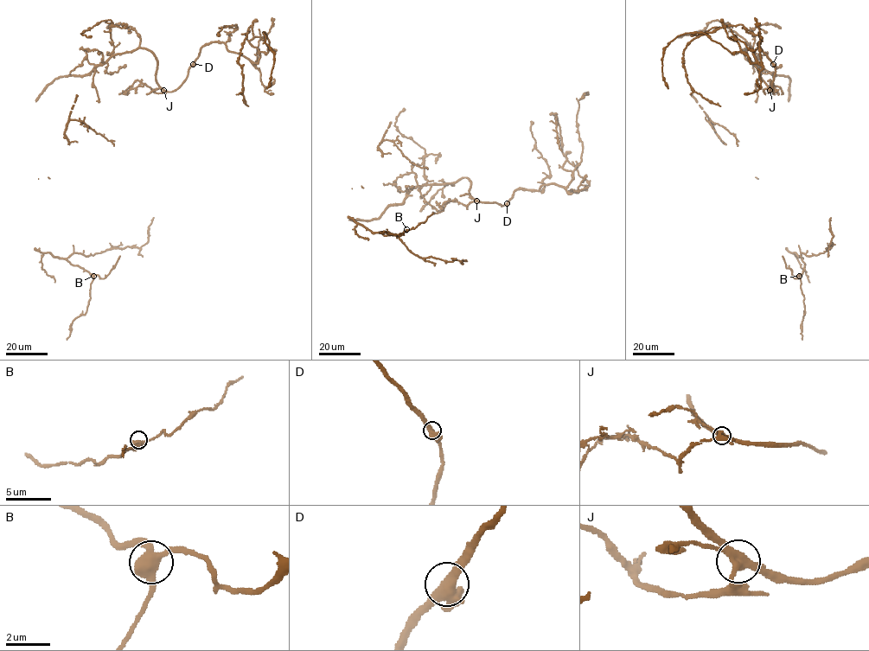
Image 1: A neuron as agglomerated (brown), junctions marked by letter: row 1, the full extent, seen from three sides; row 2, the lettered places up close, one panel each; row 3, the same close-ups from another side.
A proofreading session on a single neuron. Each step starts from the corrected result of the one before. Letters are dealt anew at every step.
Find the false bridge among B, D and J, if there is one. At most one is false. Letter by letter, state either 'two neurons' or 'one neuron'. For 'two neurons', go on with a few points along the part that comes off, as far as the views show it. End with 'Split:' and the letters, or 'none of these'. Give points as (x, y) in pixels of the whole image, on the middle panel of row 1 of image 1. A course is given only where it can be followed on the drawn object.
B: one neuron
D: one neuron
J: two neurons; foreign part runs (476, 201), (466, 206), (450, 201), (438, 213), (432, 212)
Split: J

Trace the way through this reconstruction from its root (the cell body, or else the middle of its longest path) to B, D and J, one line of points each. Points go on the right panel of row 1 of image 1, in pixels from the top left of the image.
B: (762, 68), (757, 102), (733, 133), (709, 119), (717, 136), (758, 179), (785, 247), (805, 264), (799, 276)
D: (762, 68), (750, 47), (747, 50), (749, 58), (771, 92), (775, 73), (773, 63)
J: (762, 68), (750, 47), (747, 54), (769, 90)

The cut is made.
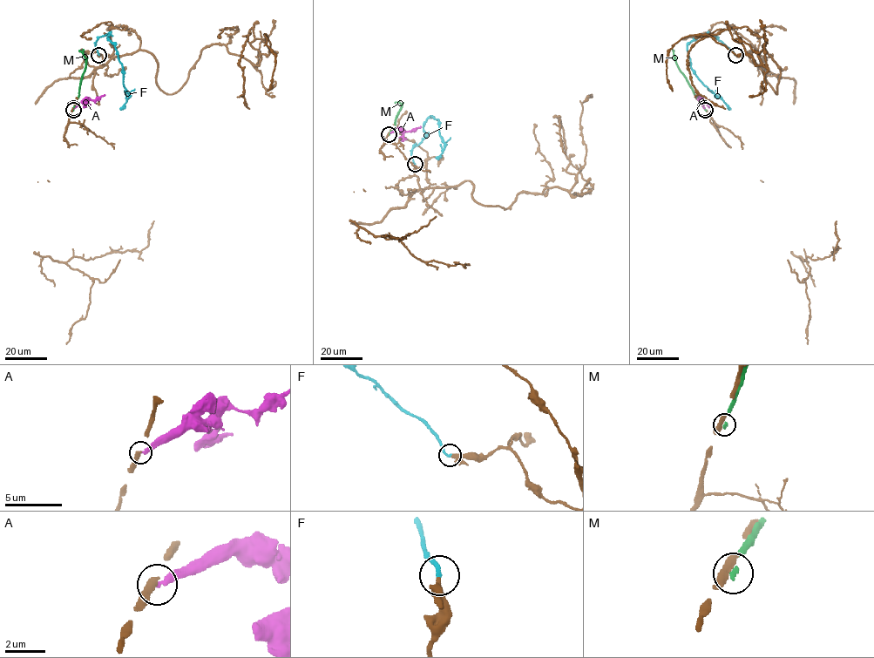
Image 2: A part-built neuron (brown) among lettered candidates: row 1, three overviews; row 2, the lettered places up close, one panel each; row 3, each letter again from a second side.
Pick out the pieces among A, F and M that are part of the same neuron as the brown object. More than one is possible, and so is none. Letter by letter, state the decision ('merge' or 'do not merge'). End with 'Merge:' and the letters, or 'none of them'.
A: do not merge
F: merge
M: do not merge
Merge: F

